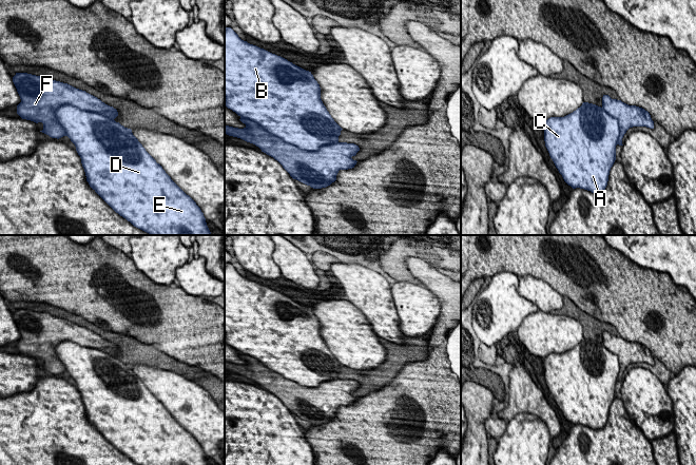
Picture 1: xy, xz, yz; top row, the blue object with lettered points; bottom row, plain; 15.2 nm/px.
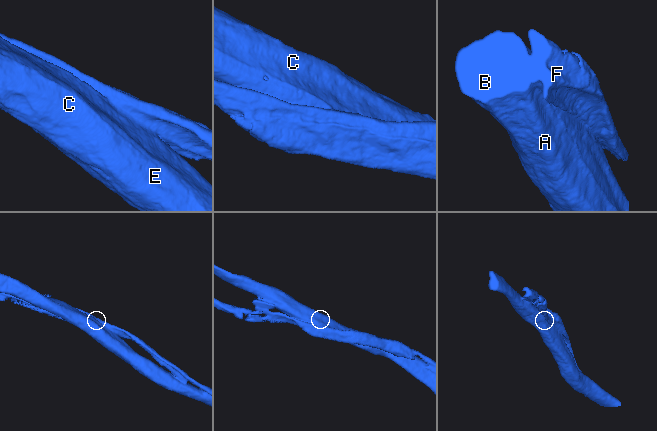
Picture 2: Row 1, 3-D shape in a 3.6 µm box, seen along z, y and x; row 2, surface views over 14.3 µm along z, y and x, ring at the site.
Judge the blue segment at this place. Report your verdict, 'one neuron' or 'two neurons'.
two neurons

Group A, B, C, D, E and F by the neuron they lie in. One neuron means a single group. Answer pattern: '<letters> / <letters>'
A B C D E / F

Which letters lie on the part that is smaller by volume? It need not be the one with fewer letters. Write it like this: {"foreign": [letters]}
{"foreign": ["F"]}

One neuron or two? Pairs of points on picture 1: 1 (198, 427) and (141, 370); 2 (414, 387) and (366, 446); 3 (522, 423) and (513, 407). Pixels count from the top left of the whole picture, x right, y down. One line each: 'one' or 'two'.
1: one
2: one
3: two

